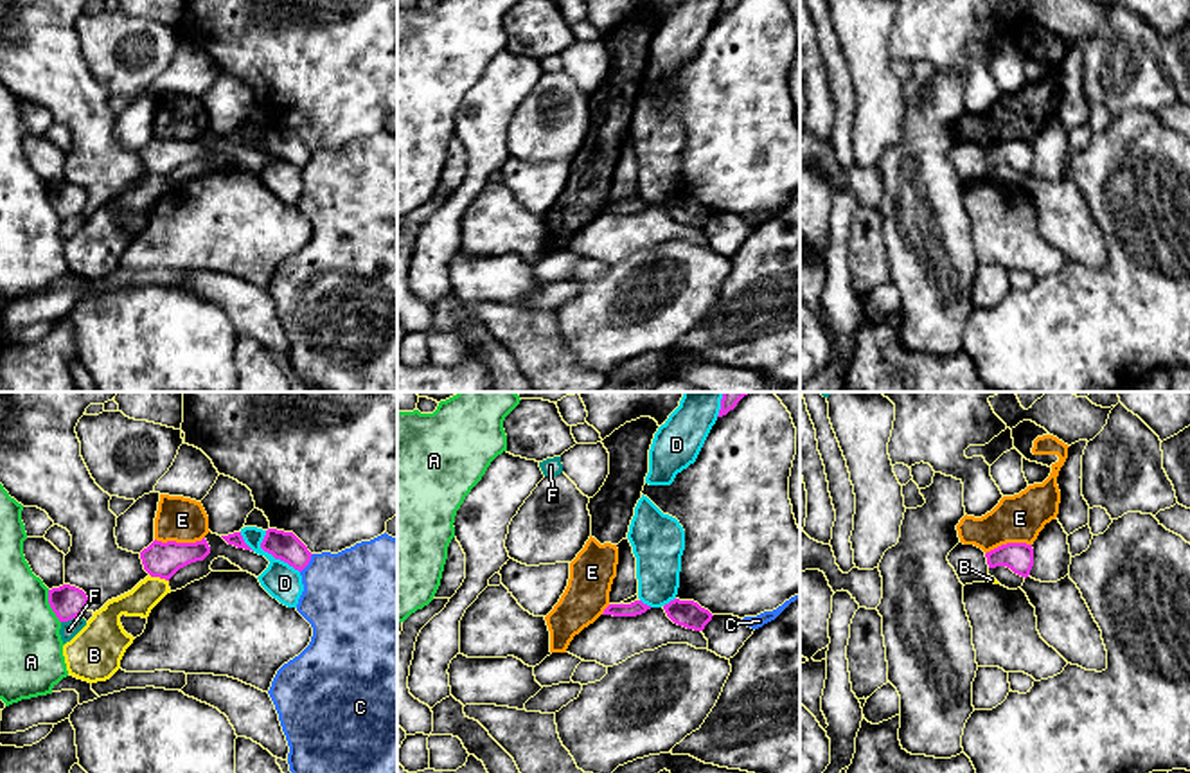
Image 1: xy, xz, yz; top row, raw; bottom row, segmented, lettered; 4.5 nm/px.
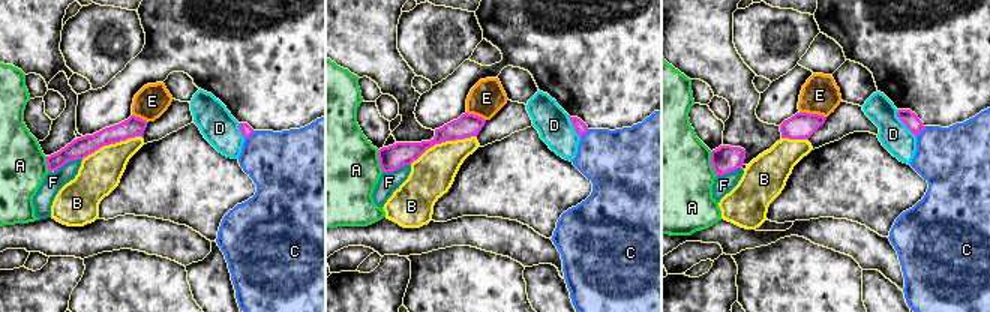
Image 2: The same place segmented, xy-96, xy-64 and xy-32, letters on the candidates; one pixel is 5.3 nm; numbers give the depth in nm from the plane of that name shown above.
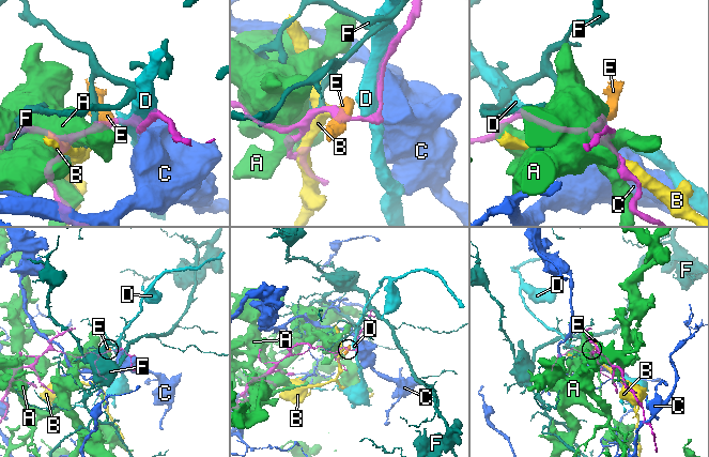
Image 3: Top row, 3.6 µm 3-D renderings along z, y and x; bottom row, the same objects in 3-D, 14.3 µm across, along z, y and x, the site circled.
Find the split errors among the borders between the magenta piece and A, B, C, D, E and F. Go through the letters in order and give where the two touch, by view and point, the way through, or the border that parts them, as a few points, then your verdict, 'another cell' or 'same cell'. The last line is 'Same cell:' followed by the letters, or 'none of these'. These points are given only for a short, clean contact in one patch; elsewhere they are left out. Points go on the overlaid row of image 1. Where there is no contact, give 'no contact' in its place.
A: contact xy (51, 606); another cell
B: contact xy (159, 576); border xy (150, 574), (168, 581); another cell
C: contact xy (308, 563); another cell
D: contact xy (272, 554); another cell
E: contact xy (178, 543); border xy (204, 536), (195, 541), (155, 540); another cell
F: contact xy (71, 619); border xy (79, 613), (62, 622); another cell
Same cell: none of these

